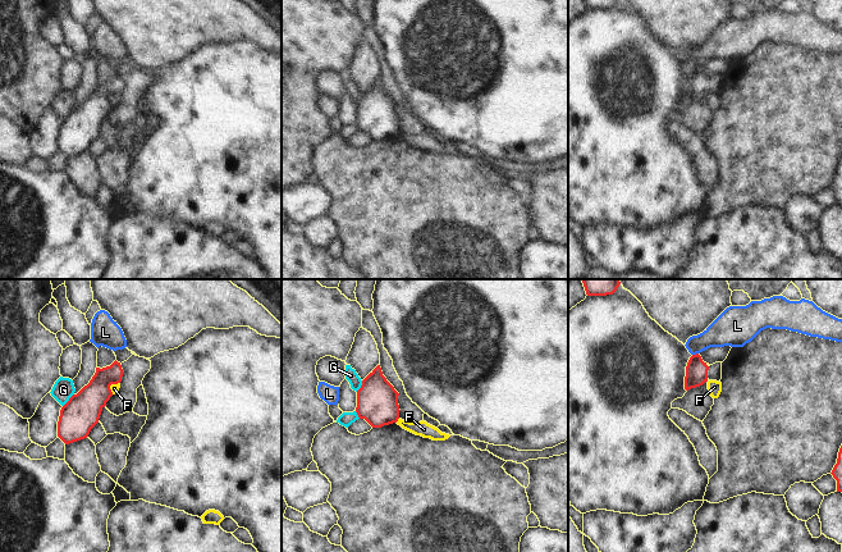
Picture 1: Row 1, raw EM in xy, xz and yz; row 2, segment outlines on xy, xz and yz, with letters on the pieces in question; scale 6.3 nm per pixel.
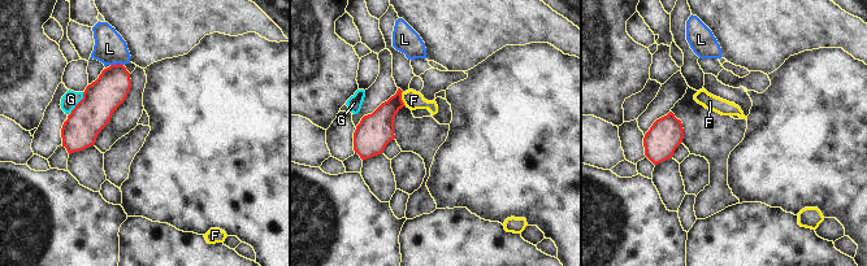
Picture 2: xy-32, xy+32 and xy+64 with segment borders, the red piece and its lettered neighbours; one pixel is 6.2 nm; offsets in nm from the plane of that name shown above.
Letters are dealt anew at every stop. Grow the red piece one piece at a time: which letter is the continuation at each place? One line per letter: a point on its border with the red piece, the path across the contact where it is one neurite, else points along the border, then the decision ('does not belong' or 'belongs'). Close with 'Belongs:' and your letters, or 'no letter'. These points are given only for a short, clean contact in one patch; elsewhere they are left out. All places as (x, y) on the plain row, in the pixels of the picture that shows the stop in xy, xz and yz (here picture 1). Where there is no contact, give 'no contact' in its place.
F: xy (110, 97) | along xy (119, 95), (110, 99), (111, 106) | does not belong
G: xy (69, 113) | does not belong
L: yz (696, 67) | does not belong
Belongs: no letter

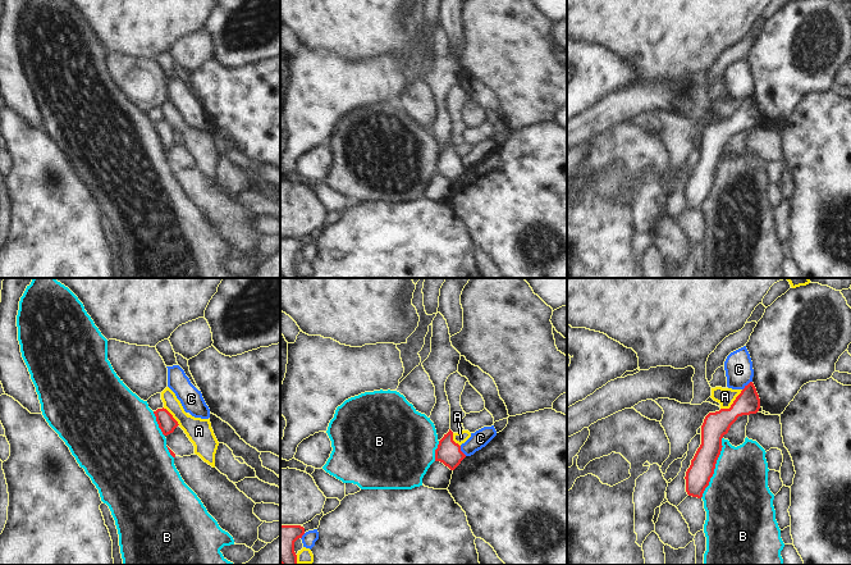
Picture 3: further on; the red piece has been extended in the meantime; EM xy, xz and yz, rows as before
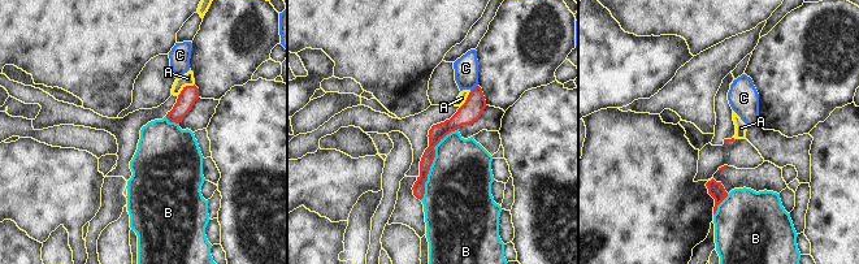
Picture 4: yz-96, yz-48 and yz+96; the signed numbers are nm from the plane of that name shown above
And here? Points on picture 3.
A: yz (733, 115) | does not belong
B: yz (714, 181) | does not belong
C: yz (746, 99) | does not belong
Belongs: no letter

